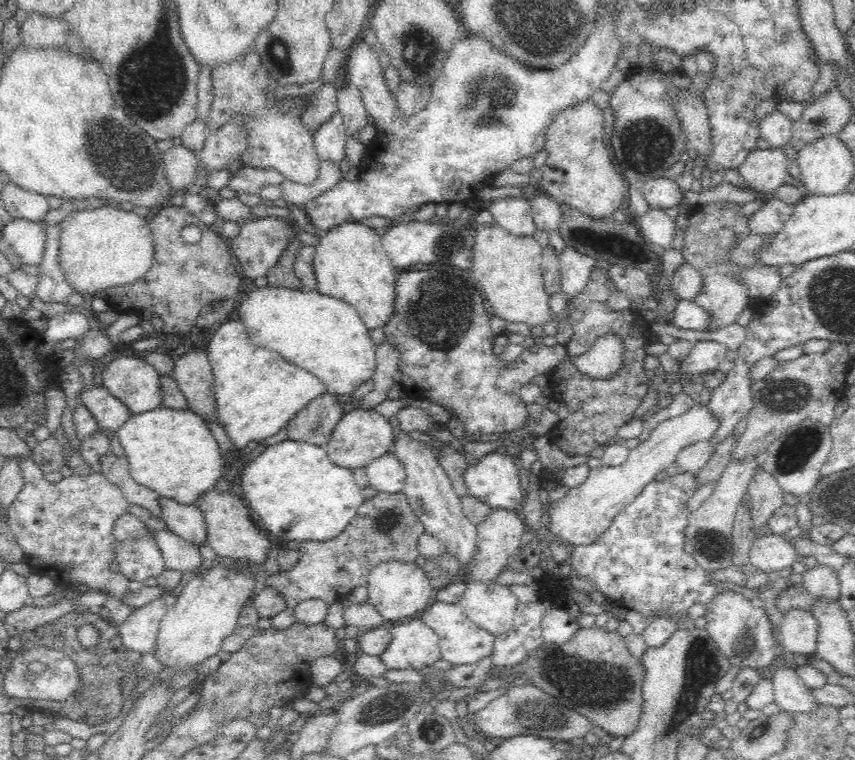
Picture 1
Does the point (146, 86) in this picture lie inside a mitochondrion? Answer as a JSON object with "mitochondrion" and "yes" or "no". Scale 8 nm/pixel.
{"mitochondrion":"yes"}

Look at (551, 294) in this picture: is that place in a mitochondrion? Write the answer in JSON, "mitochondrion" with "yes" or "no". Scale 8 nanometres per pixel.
{"mitochondrion":"no"}

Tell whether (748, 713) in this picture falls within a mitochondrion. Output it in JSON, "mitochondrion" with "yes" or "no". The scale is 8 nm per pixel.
{"mitochondrion":"no"}

